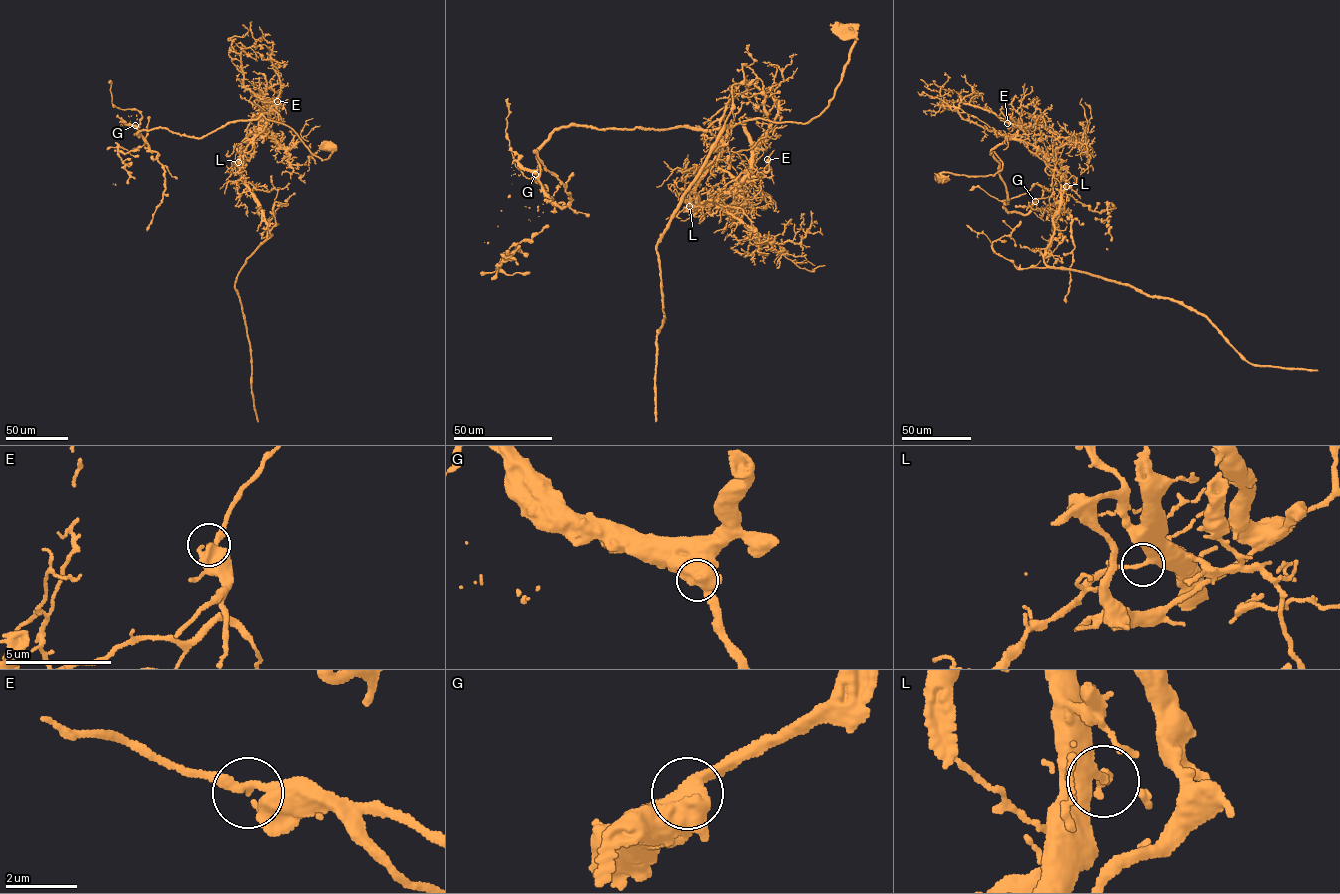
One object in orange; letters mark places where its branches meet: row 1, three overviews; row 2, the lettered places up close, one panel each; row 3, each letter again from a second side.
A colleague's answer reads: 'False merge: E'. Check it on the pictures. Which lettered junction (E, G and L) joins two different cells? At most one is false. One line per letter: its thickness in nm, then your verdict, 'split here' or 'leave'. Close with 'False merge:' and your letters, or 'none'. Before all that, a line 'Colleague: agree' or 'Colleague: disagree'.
Colleague: agree
E: 220 nm | split here
G: 600 nm | leave
L: 380 nm | leave
False merge: E

